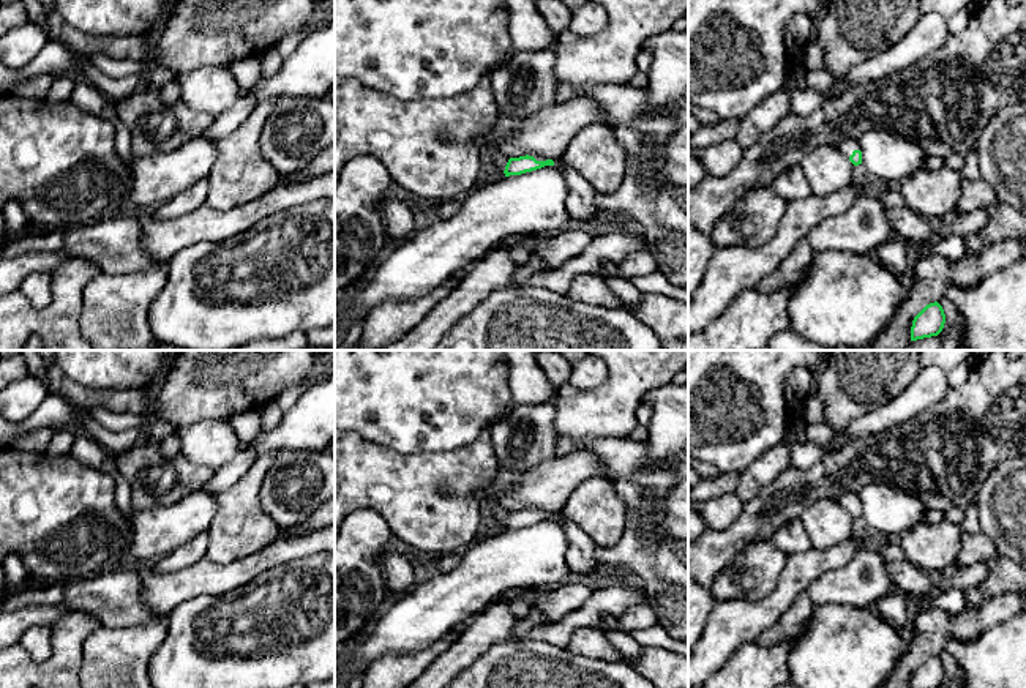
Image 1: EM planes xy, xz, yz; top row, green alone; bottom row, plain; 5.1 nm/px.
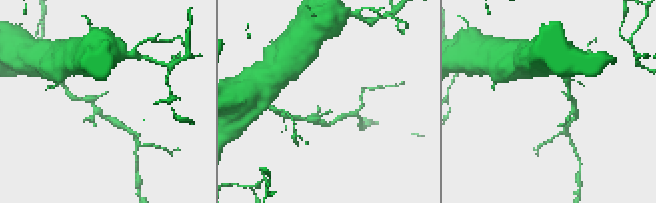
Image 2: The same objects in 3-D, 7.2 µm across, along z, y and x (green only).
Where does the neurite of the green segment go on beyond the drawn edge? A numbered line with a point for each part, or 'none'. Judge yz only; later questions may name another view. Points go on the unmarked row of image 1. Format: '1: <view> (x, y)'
1: yz (848, 499)

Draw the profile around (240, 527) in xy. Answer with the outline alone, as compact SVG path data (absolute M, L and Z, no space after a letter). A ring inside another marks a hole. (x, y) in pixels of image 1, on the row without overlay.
M267 453L227 491L218 494L218 511L208 529L205 557L227 565L248 557L284 535L260 505L260 488L278 453Z

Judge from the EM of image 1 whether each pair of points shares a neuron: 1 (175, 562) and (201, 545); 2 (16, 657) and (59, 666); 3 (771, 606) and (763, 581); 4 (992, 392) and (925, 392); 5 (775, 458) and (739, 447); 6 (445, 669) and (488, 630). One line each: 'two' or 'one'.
1: one
2: one
3: two
4: two
5: two
6: one

